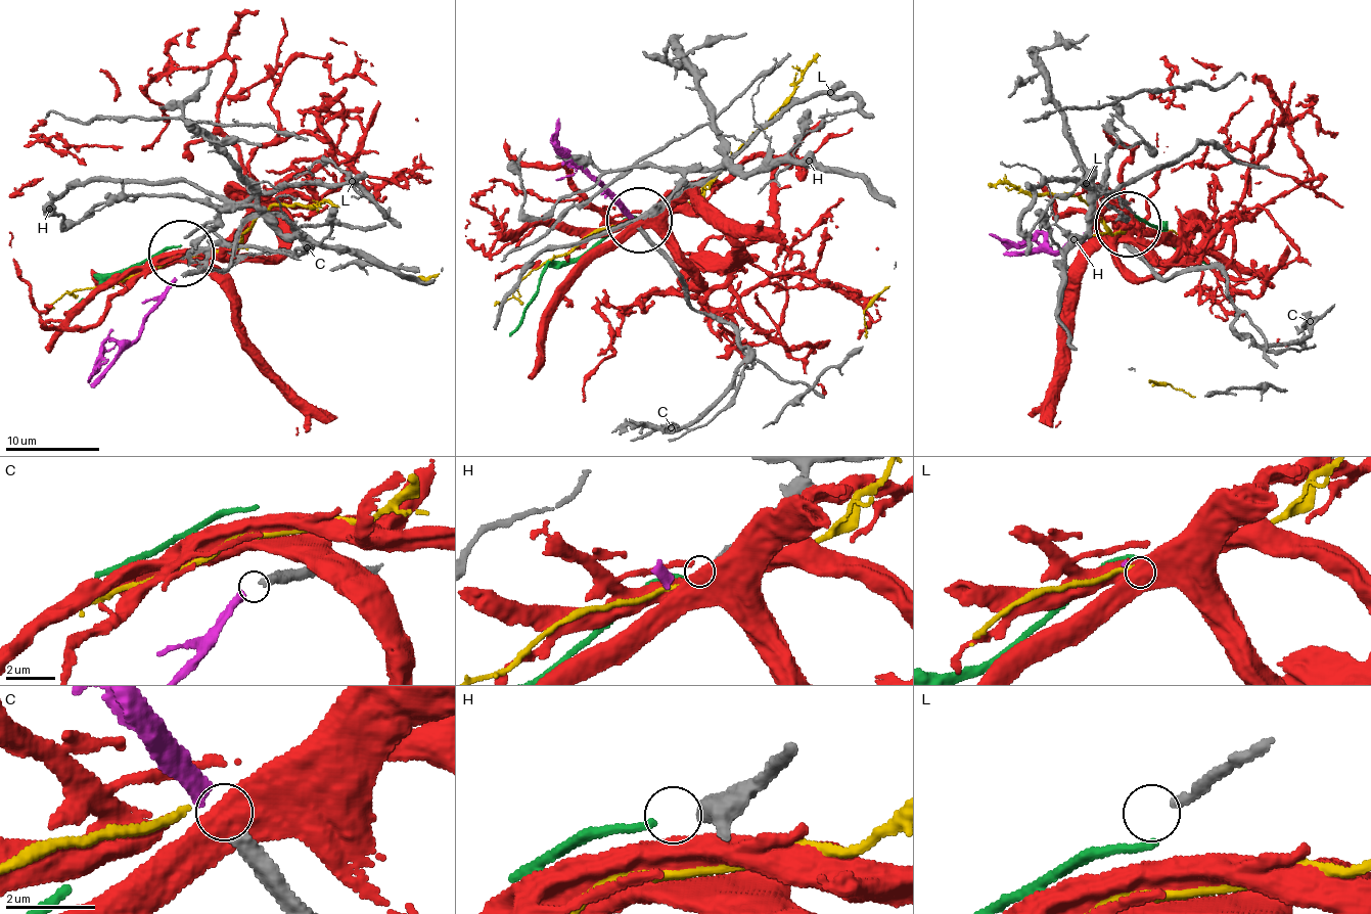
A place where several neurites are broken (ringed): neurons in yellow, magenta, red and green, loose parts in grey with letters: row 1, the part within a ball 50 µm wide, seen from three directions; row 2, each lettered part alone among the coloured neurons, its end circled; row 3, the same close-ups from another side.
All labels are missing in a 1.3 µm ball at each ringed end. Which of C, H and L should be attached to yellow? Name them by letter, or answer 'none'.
none

